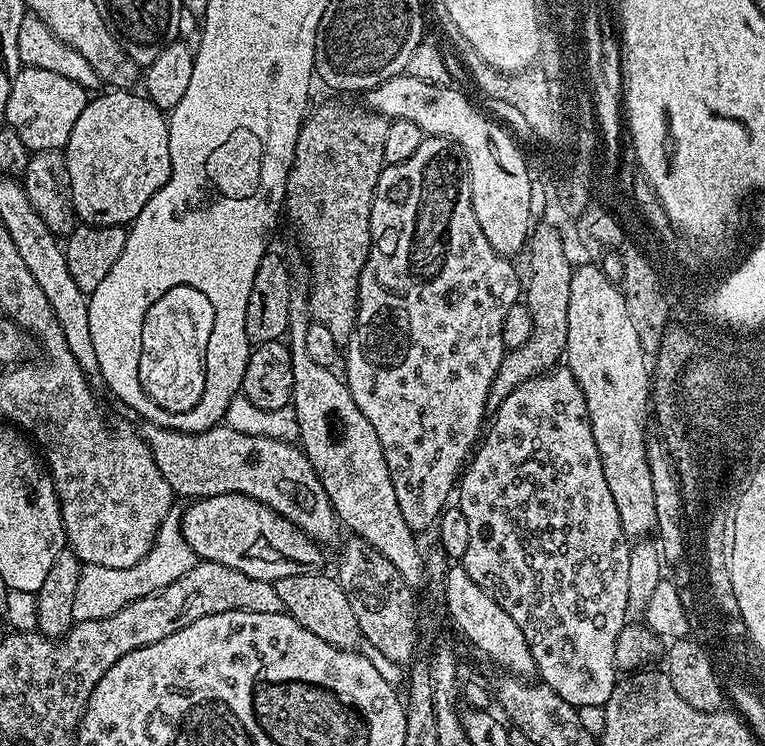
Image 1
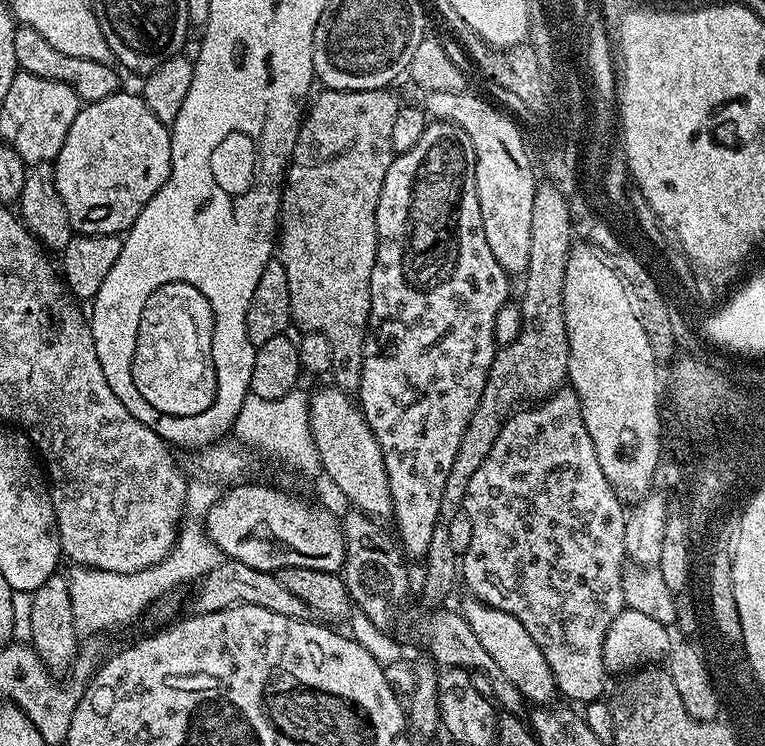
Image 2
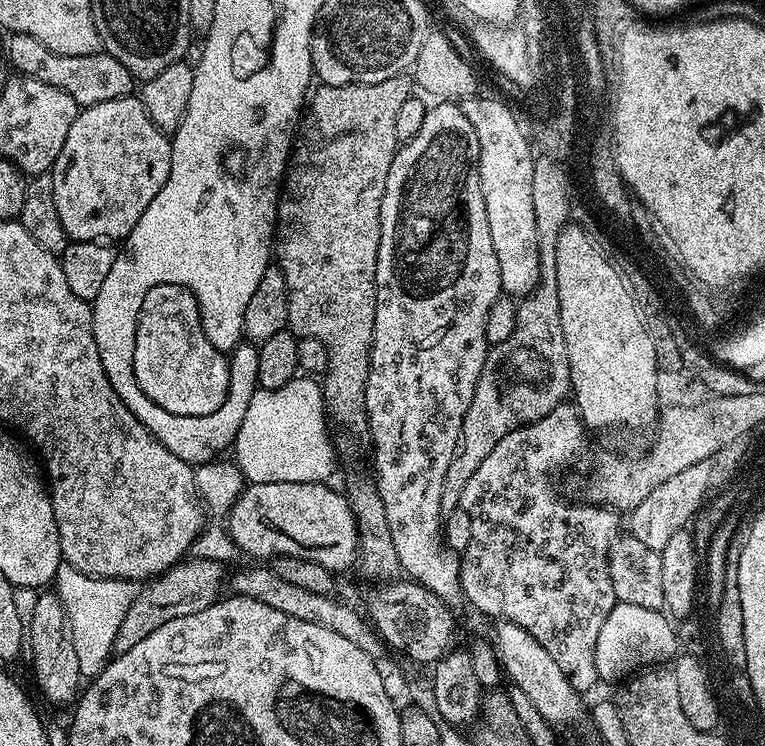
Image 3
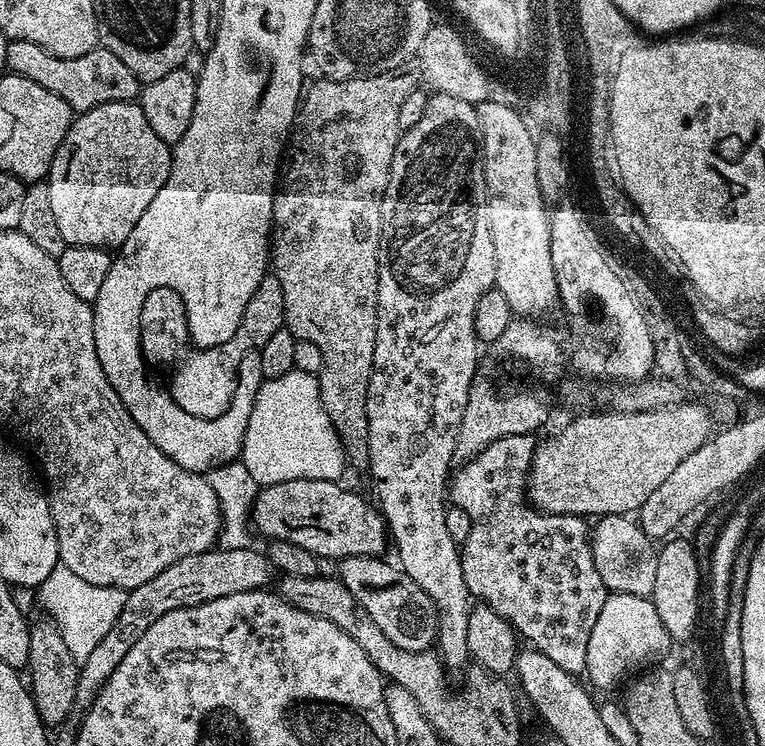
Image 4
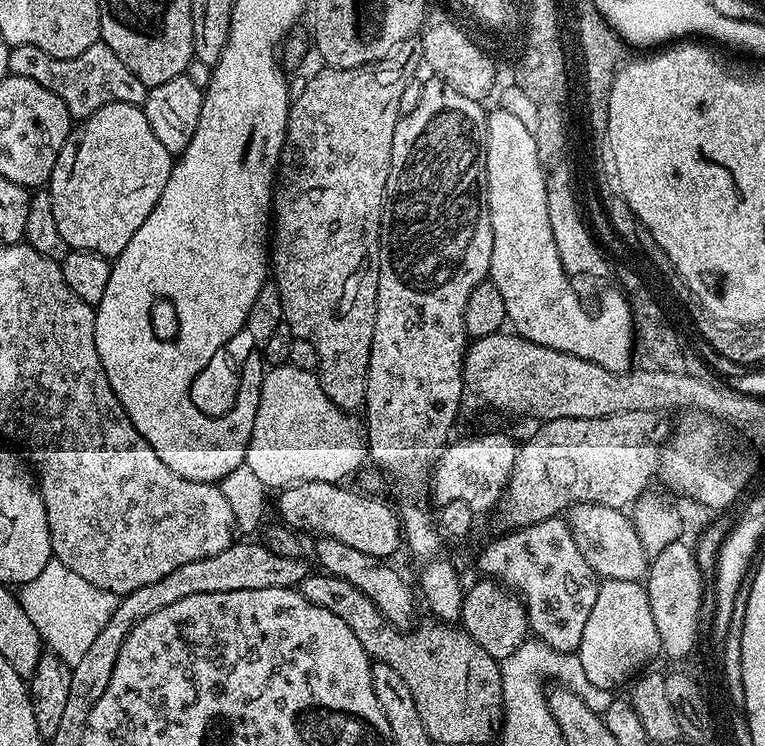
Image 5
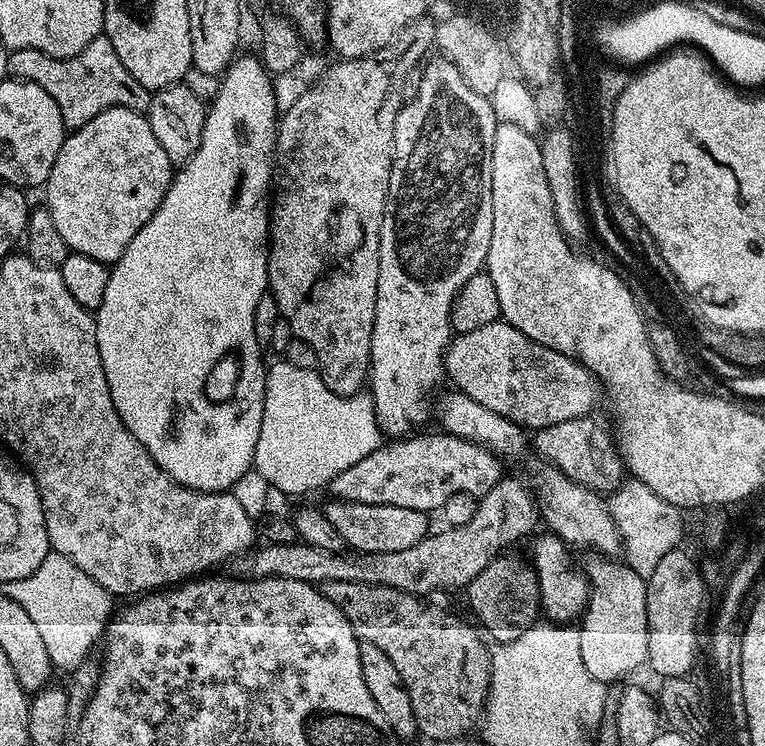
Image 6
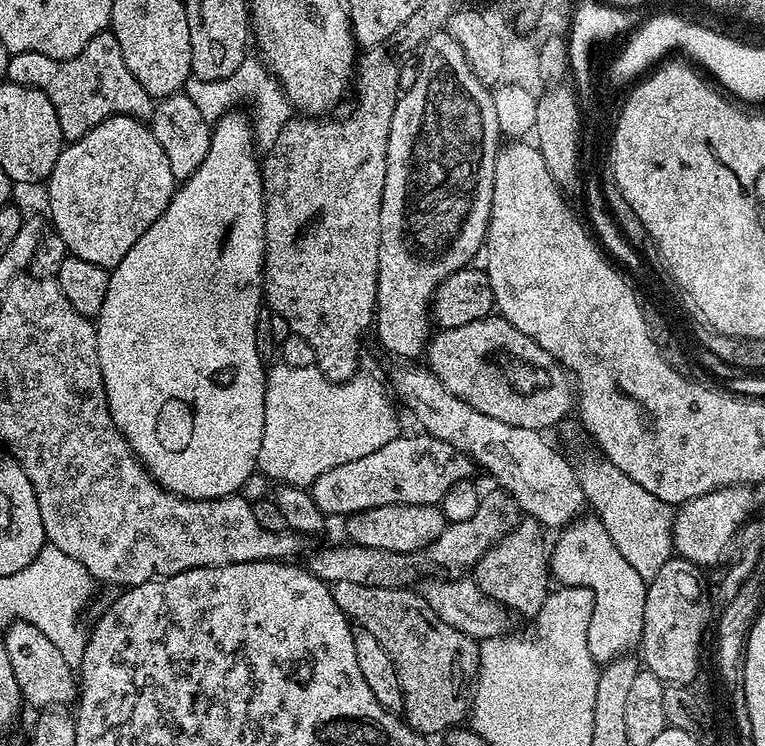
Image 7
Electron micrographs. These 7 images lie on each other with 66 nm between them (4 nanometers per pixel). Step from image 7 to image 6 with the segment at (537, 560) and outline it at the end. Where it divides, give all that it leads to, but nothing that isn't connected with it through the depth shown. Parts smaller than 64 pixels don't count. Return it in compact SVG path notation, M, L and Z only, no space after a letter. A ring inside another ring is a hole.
M501 554L495 560L490 561L486 570L478 574L468 583L466 595L472 606L475 623L489 637L493 636L496 644L514 642L514 638L522 638L526 630L541 619L540 607L540 577L536 575L535 568L527 559L519 560L512 554Z

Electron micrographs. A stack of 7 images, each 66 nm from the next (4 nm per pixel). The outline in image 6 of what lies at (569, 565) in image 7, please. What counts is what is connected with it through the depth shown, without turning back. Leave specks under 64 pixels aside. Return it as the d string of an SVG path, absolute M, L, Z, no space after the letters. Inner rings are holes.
M592 554L582 571L588 578L590 595L587 609L579 621L582 659L592 680L608 684L628 676L648 658L648 619L646 618L645 577L640 576L627 563L603 554Z

